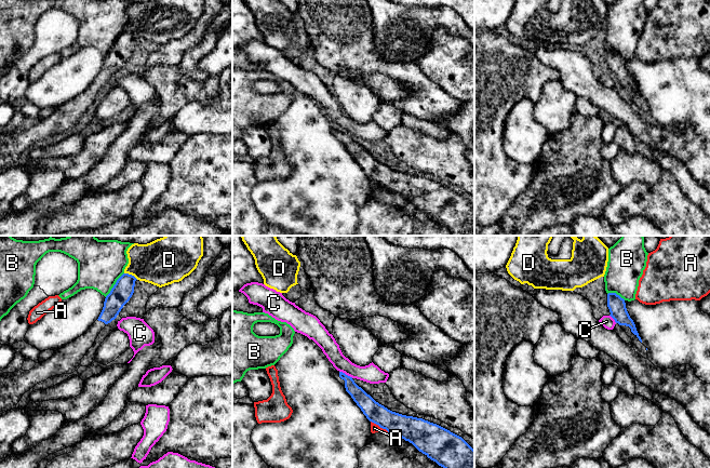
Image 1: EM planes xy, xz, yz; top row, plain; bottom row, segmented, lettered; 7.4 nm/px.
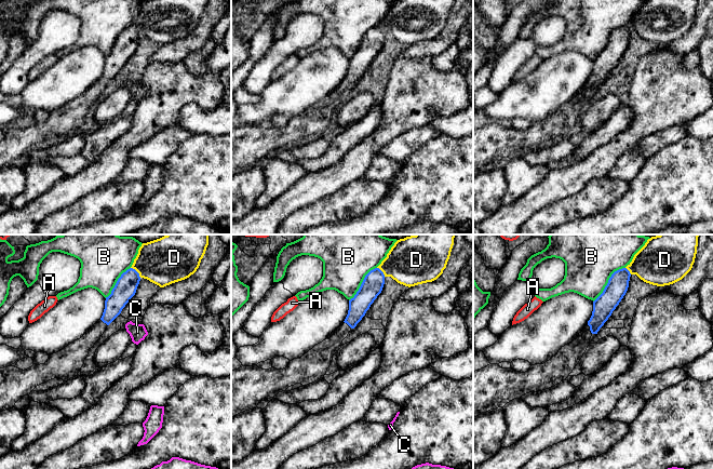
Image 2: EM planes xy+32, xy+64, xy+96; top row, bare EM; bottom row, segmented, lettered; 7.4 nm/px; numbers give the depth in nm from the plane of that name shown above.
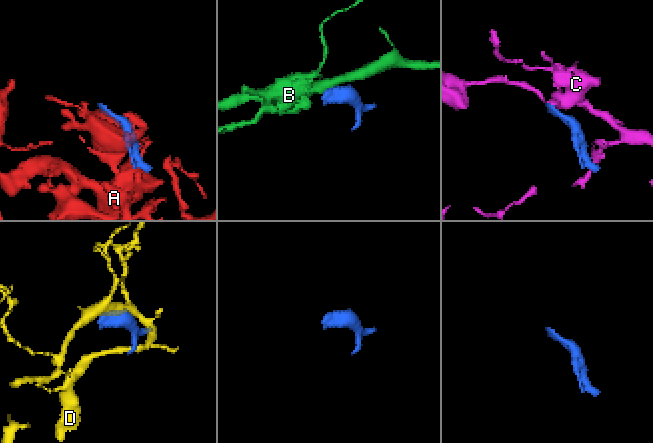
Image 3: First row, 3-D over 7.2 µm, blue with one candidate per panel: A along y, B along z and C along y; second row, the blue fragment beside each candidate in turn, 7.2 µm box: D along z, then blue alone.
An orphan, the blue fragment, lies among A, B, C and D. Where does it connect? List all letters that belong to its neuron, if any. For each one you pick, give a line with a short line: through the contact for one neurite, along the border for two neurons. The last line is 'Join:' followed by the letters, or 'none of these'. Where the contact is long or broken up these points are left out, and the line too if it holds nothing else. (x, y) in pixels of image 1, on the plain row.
Join: none of these

